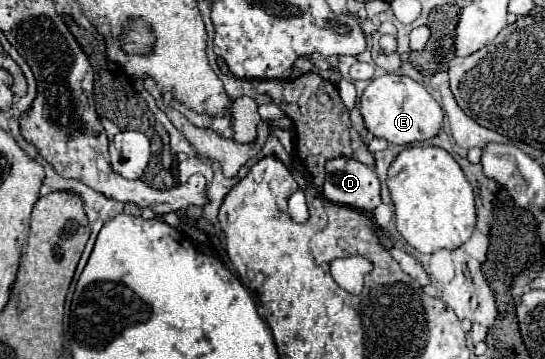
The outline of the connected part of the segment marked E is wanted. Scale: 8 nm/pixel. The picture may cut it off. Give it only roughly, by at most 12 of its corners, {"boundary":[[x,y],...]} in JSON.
{"boundary":[[409,76],[375,78],[361,96],[367,130],[417,144],[443,128],[443,110]]}

